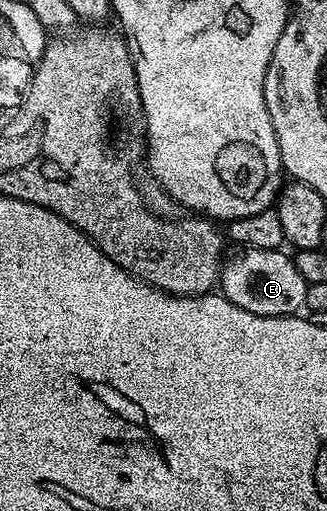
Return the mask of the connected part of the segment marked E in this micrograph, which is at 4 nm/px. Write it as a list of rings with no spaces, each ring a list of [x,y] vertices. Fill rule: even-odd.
[[[248,248],[239,252],[224,261],[218,285],[223,297],[245,312],[266,318],[295,316],[306,307],[308,284],[301,272],[297,272],[295,259],[290,253],[283,254],[282,249],[263,251]]]

